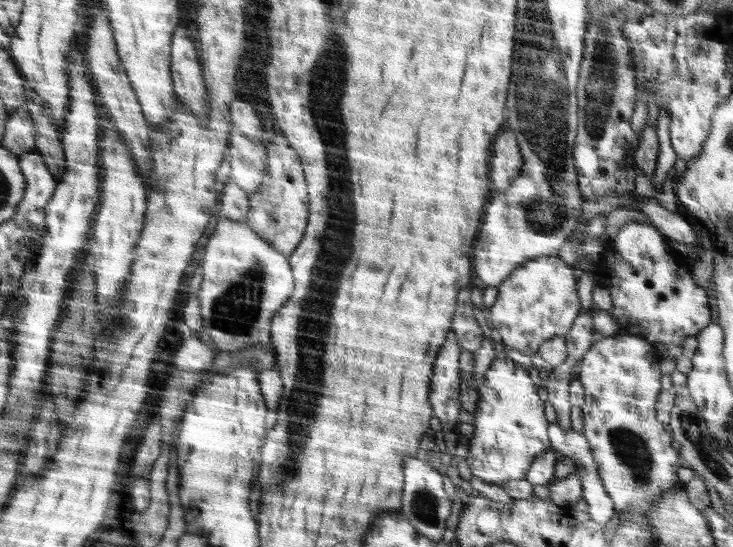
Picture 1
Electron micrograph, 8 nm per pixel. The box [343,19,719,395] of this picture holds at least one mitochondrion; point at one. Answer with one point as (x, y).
(600, 89)

